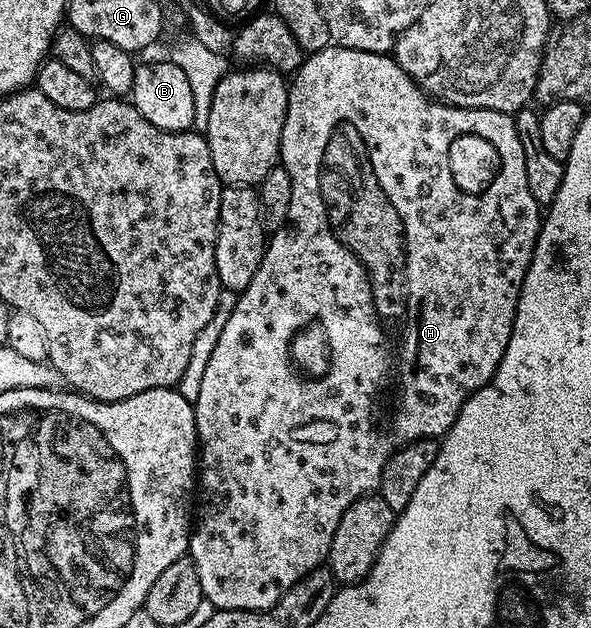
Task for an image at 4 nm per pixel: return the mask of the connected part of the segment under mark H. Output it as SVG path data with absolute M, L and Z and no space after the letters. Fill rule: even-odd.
M332 44L326 46L324 50L318 50L316 54L307 54L289 82L285 124L281 128L279 162L289 172L289 180L293 184L293 196L289 200L287 221L270 235L263 251L263 259L257 268L257 276L253 276L253 280L249 280L249 284L236 297L233 312L229 320L225 320L225 328L221 328L221 337L217 339L217 344L213 344L209 364L205 364L205 376L201 376L201 392L197 392L197 400L193 404L195 427L199 433L197 486L201 494L203 490L203 503L200 506L198 503L197 513L193 518L189 556L195 561L197 576L201 576L201 592L204 599L208 603L212 602L215 610L272 610L281 600L281 596L285 596L285 592L293 588L293 584L297 584L297 580L301 580L310 570L324 565L329 548L333 544L333 532L337 532L337 524L345 508L349 508L349 504L353 504L358 498L364 498L366 494L374 494L378 491L379 481L388 460L411 442L422 438L439 440L449 432L449 428L453 428L465 400L469 400L473 392L477 392L494 378L505 356L505 348L509 344L509 336L517 312L521 284L525 280L525 272L535 254L535 241L541 225L541 208L537 200L533 200L533 192L529 192L529 180L525 176L525 148L517 136L514 117L496 110L474 110L468 106L449 106L446 102L436 102L434 98L423 93L423 89L398 66L390 53L361 52L357 48L345 48ZM315 323L325 328L327 347L331 350L331 368L321 378L305 378L291 362L291 341L300 330Z

